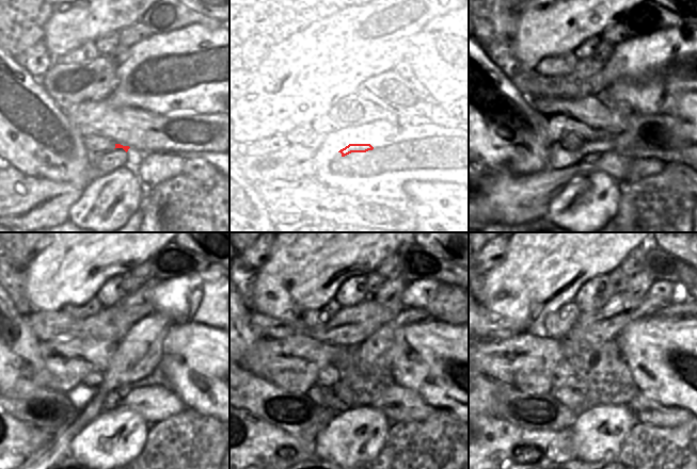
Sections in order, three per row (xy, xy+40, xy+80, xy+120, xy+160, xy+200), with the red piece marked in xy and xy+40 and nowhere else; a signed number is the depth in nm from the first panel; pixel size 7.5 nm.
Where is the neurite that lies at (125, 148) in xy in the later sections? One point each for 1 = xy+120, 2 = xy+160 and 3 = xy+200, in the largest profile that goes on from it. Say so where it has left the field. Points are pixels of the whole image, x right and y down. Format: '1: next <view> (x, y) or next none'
1: next xy+120 (139, 353)
2: next xy+160 (377, 350)
3: next xy+200 (671, 310)

